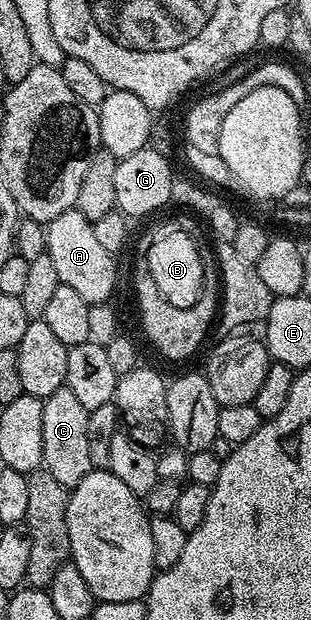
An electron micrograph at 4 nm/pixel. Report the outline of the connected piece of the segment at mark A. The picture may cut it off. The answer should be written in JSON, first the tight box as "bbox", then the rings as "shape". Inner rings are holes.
{"bbox":[46,210,116,302],"shape":[[[80,210],[61,212],[52,222],[46,223],[47,252],[57,268],[57,276],[62,285],[74,288],[86,302],[107,302],[115,290],[116,255],[105,252],[105,247],[93,233],[92,219],[86,218]]]}

